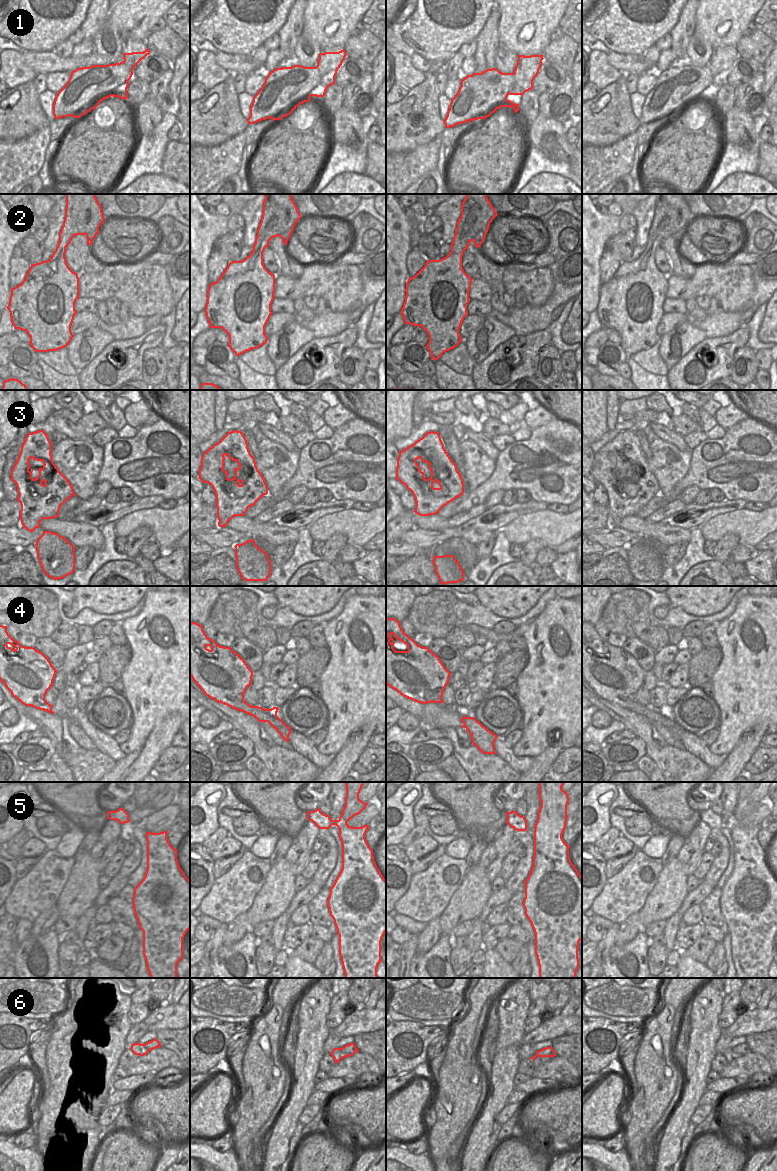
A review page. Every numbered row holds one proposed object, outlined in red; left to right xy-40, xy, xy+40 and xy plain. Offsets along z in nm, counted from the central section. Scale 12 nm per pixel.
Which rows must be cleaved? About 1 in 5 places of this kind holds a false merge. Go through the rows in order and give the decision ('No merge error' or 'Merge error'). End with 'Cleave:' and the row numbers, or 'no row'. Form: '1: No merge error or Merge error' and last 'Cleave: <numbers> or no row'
1: Merge error
2: No merge error
3: No merge error
4: No merge error
5: No merge error
6: Merge error
Cleave: 1, 6.

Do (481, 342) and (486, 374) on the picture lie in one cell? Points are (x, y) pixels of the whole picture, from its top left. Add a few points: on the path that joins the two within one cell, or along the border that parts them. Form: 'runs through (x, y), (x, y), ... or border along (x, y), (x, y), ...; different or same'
border along (501, 344), (476, 364); different

